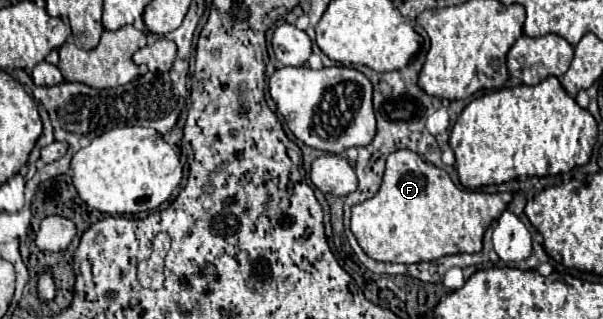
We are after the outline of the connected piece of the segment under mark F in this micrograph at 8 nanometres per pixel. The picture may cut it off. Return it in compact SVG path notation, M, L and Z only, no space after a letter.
M397 150L387 158L387 170L379 192L353 206L351 232L363 252L379 262L417 264L433 262L449 254L481 252L481 240L493 220L497 220L511 194L487 194L461 190L445 170L425 162L411 150Z

